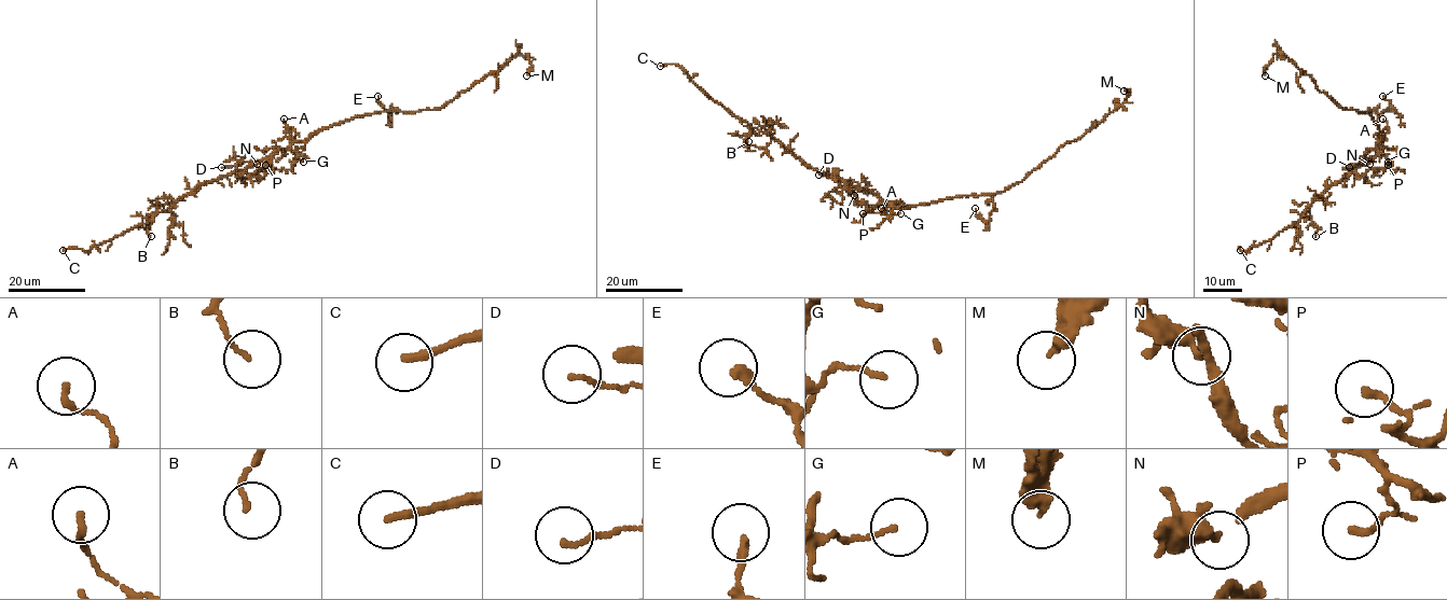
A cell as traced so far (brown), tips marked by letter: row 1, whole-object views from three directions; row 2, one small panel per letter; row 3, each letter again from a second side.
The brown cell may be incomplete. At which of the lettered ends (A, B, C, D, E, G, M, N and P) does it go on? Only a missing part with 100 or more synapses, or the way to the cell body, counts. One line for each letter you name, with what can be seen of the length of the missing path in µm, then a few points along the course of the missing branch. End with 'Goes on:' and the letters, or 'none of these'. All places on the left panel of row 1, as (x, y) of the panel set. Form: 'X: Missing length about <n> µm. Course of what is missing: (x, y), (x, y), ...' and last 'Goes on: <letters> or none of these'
C: Missing length about 30 µm
Goes on: C

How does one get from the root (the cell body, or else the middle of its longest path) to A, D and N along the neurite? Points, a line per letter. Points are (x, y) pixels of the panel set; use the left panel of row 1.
A: (301, 142), (291, 138), (294, 131), (284, 119)
D: (301, 142), (292, 142), (253, 164), (243, 162), (221, 167)
N: (301, 142), (292, 142), (250, 164), (257, 164)

